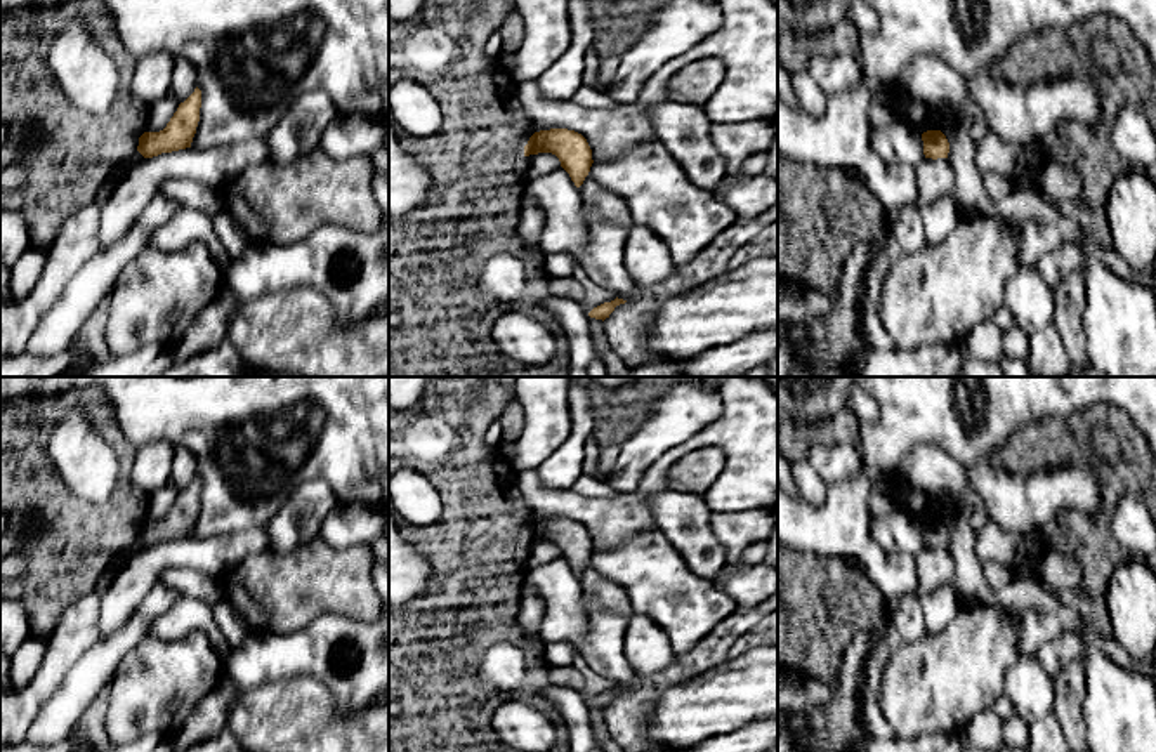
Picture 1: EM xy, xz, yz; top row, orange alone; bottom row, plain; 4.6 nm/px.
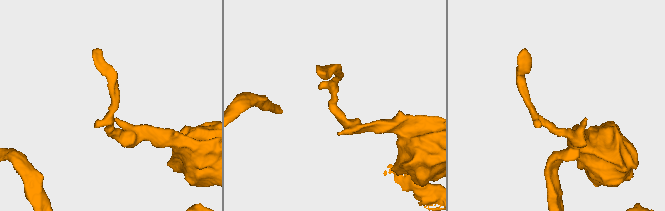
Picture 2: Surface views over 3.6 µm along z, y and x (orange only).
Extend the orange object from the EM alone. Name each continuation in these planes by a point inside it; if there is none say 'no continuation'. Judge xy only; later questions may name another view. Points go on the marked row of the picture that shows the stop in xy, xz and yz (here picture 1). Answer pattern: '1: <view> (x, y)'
no continuation

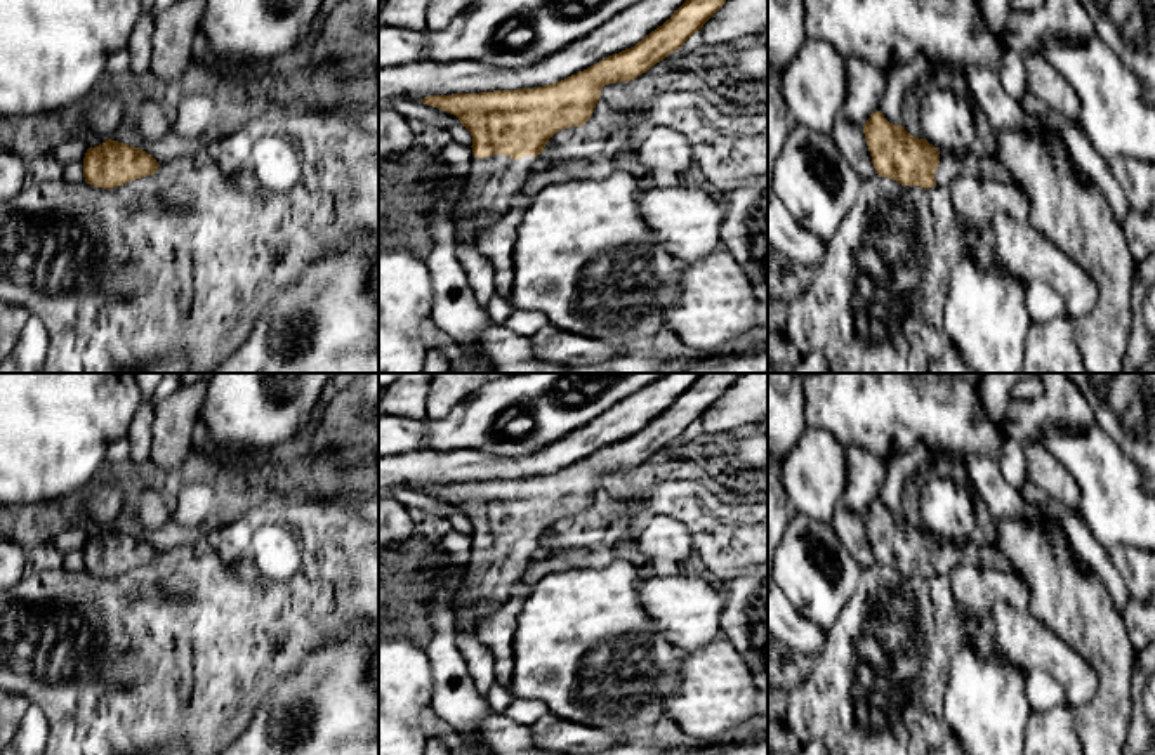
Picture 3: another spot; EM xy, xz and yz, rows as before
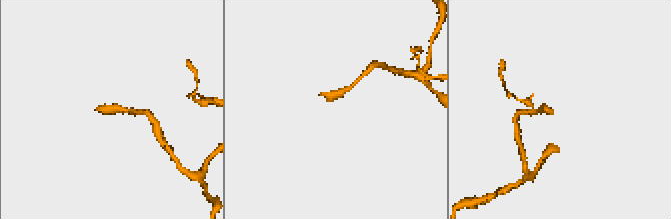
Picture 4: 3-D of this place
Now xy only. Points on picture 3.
no continuation

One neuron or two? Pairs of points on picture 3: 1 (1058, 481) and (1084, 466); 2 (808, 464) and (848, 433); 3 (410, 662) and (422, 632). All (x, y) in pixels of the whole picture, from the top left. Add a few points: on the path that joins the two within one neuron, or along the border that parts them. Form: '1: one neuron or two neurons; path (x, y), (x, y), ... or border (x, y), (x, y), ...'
1: two neurons; border (1041, 446), (1075, 481), (1081, 492), (1075, 509)
2: two neurons; border (808, 426), (827, 429), (844, 448)
3: two neurons; border (409, 620), (409, 636), (424, 646)

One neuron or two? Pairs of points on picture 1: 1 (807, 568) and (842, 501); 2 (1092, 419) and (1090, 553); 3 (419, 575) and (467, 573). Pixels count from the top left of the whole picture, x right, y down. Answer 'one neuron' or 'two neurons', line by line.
1: two neurons
2: one neuron
3: two neurons

